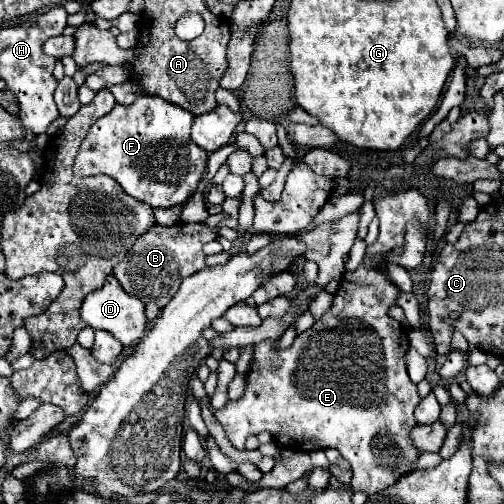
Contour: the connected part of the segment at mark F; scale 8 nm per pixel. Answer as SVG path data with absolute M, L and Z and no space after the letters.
M140 96L130 106L116 104L110 114L88 130L74 160L76 176L106 174L114 178L126 194L152 208L172 208L184 204L198 188L206 172L208 154L190 140L194 116L160 96Z

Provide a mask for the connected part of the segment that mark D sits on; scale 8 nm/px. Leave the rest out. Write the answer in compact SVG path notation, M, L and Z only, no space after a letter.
M108 276L106 278L106 284L88 294L82 302L82 308L80 308L80 318L86 322L86 326L90 326L92 330L106 330L110 332L116 340L122 342L122 346L134 346L140 342L140 338L144 336L144 330L146 330L146 314L144 314L144 304L136 298L136 296L130 296L126 294L118 280L114 276Z

